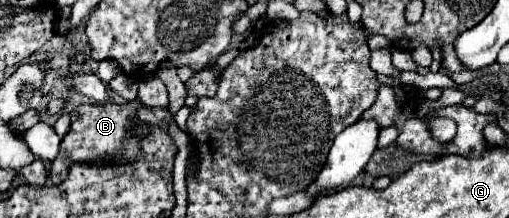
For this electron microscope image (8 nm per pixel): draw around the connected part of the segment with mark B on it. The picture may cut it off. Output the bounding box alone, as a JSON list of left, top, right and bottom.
[50,100,150,184]

